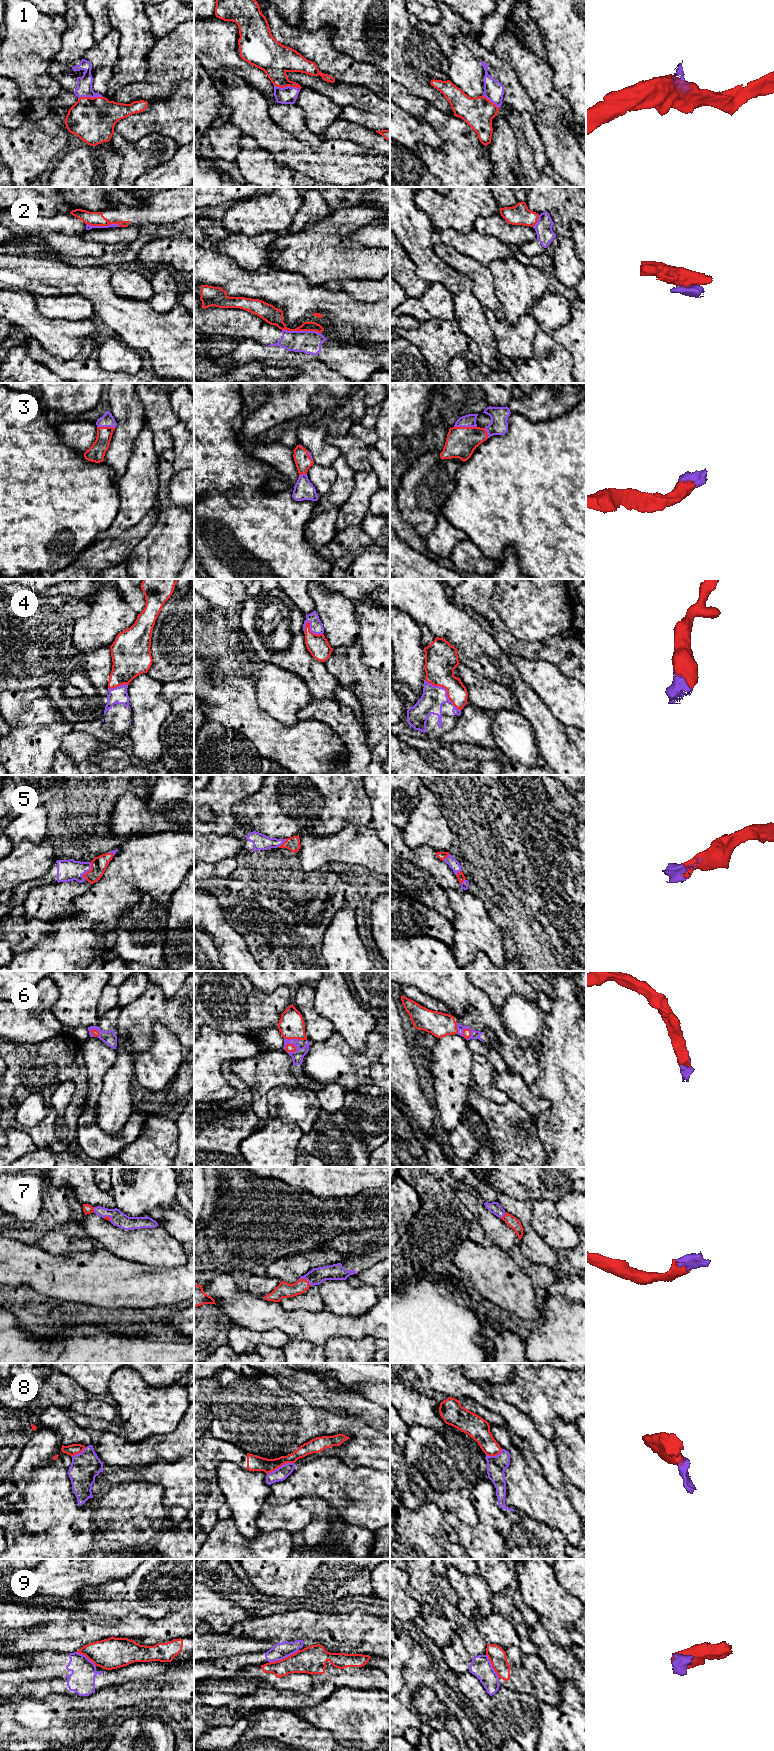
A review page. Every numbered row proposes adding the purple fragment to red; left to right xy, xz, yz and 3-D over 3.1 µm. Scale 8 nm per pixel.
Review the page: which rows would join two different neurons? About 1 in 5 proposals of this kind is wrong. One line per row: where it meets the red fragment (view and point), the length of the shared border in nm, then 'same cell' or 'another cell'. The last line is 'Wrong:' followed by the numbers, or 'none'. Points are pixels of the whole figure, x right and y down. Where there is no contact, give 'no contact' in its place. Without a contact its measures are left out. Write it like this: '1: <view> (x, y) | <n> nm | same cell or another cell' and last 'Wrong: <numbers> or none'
1: xz (286, 86) | 220 nm | same cell
2: xz (301, 330) | 320 nm | another cell
3: yz (465, 427) | 180 nm | same cell
4: yz (446, 689) | 380 nm | same cell
5: xy (88, 871) | 150 nm | same cell
6: xz (289, 1044) | 110 nm | same cell
7: xz (303, 1278) | 120 nm | same cell
8: xz (280, 1466) | 240 nm | another cell
9: xz (284, 1658) | 260 nm | another cell
Wrong: 2, 8, 9

